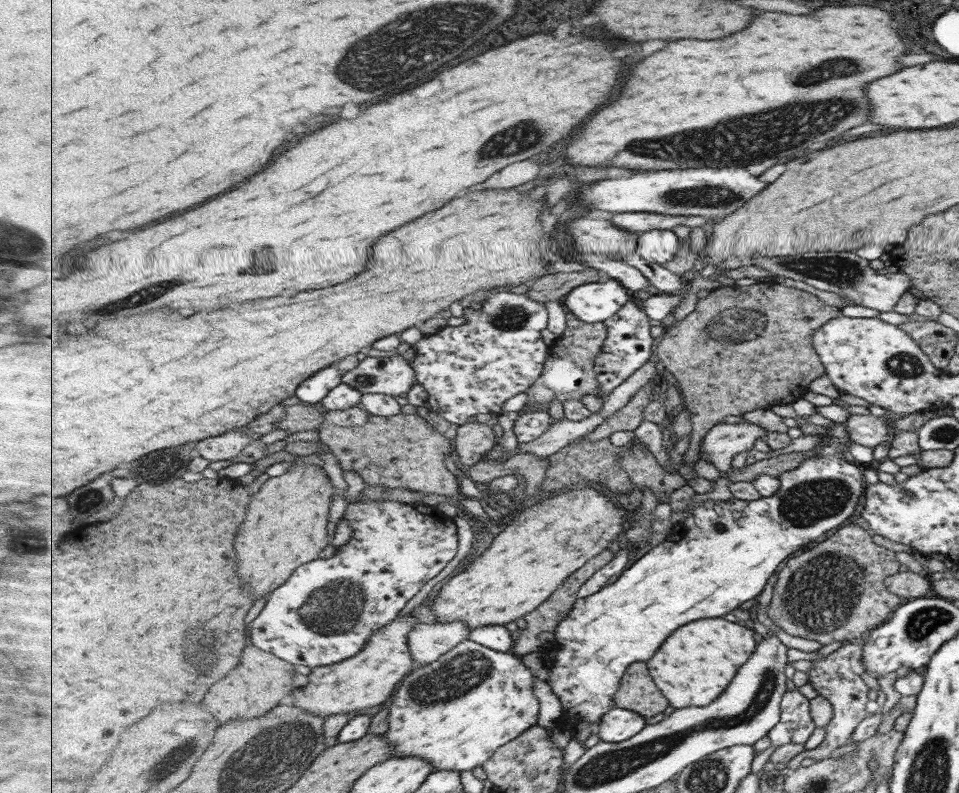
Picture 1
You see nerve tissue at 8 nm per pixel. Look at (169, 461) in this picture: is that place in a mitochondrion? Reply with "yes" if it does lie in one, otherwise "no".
yes

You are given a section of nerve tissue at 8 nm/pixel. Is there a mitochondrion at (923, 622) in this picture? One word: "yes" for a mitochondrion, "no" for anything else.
yes

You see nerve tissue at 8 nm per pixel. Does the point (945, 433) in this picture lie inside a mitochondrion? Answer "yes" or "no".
yes

